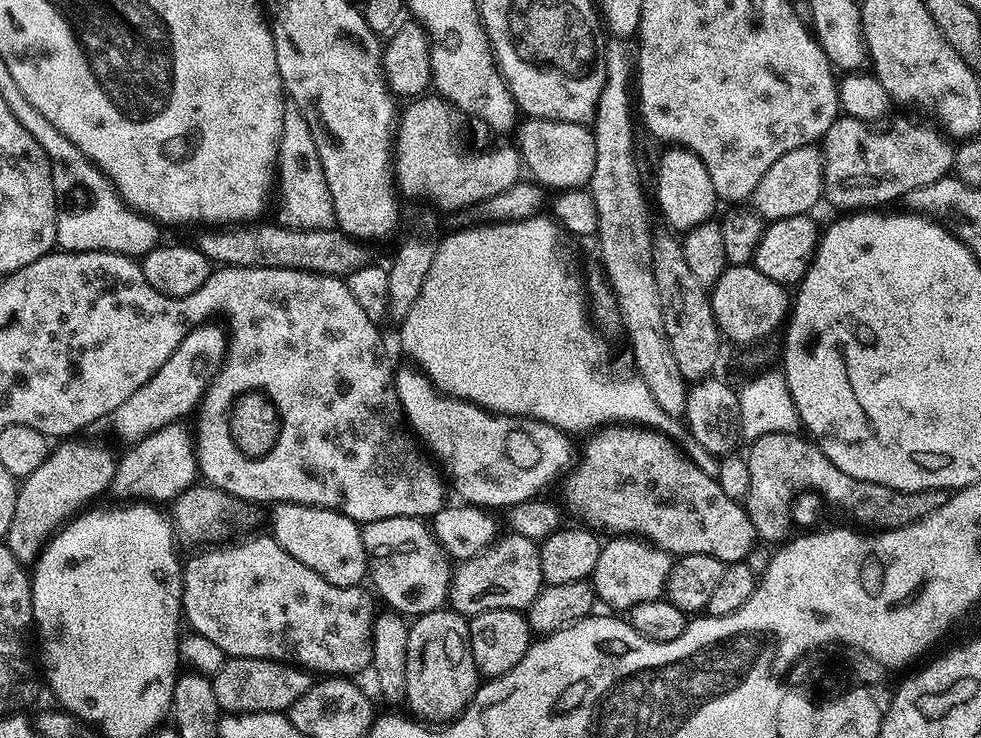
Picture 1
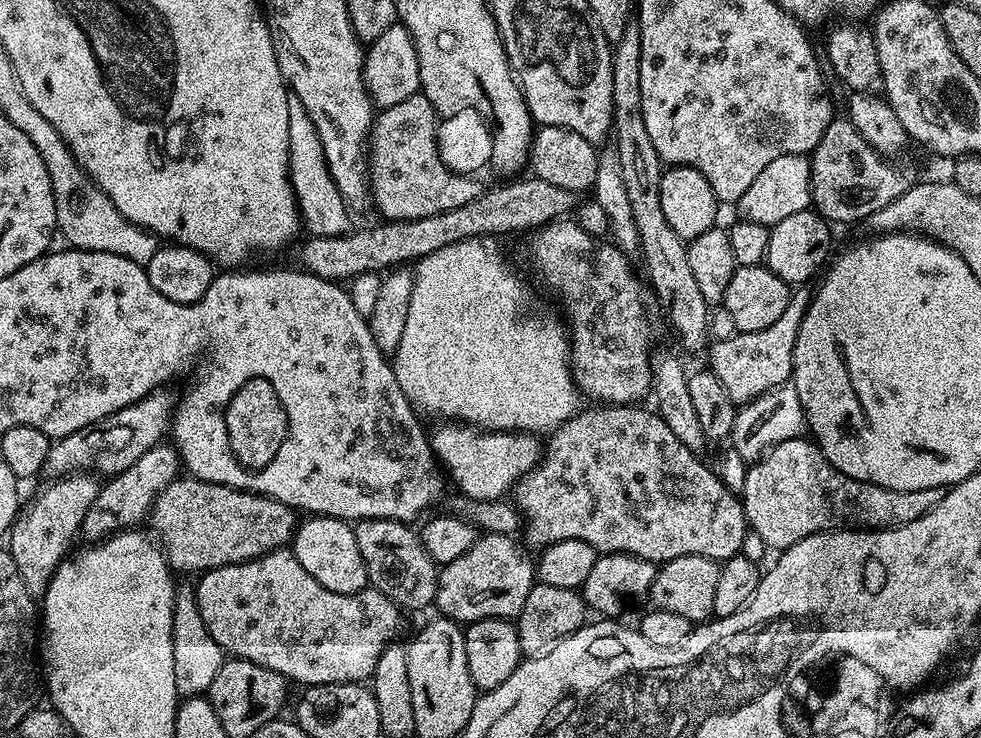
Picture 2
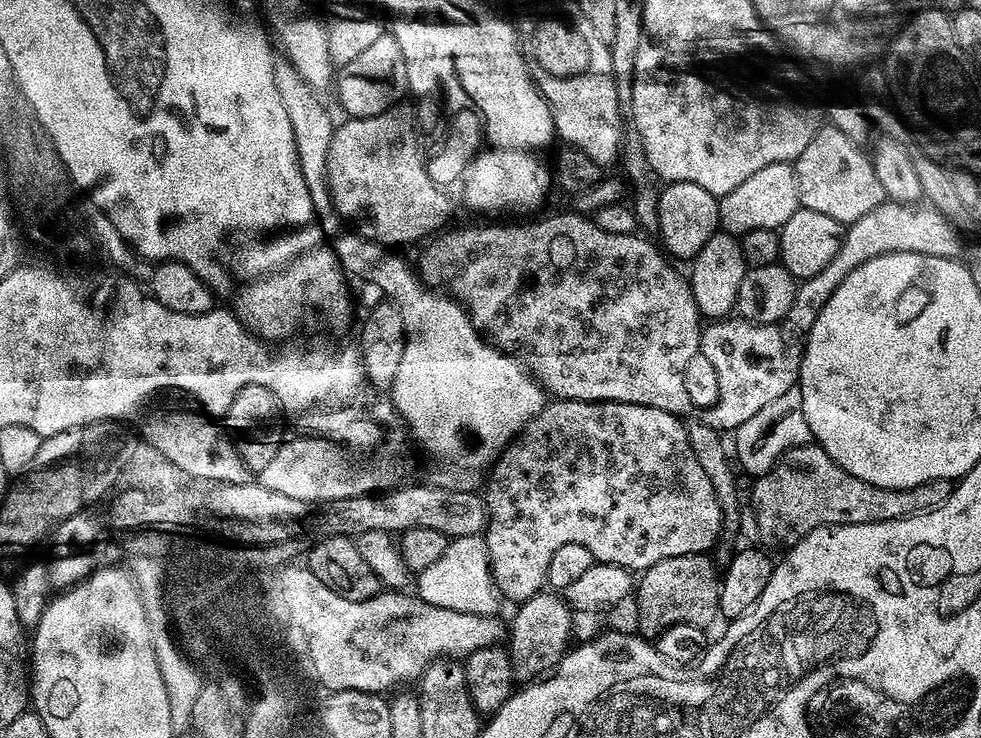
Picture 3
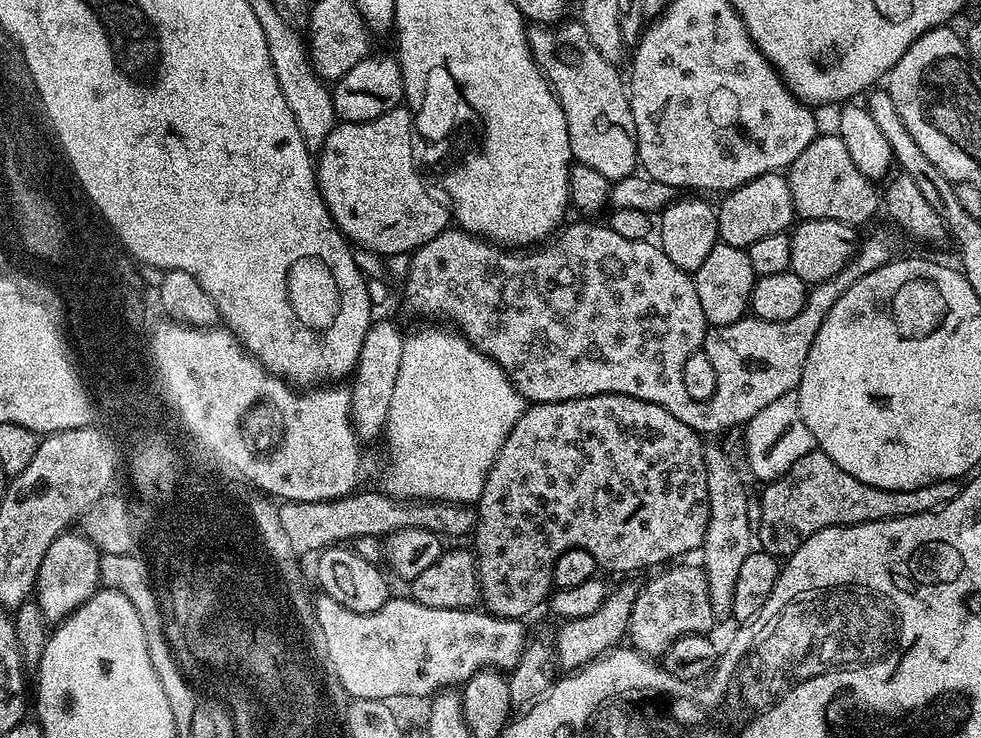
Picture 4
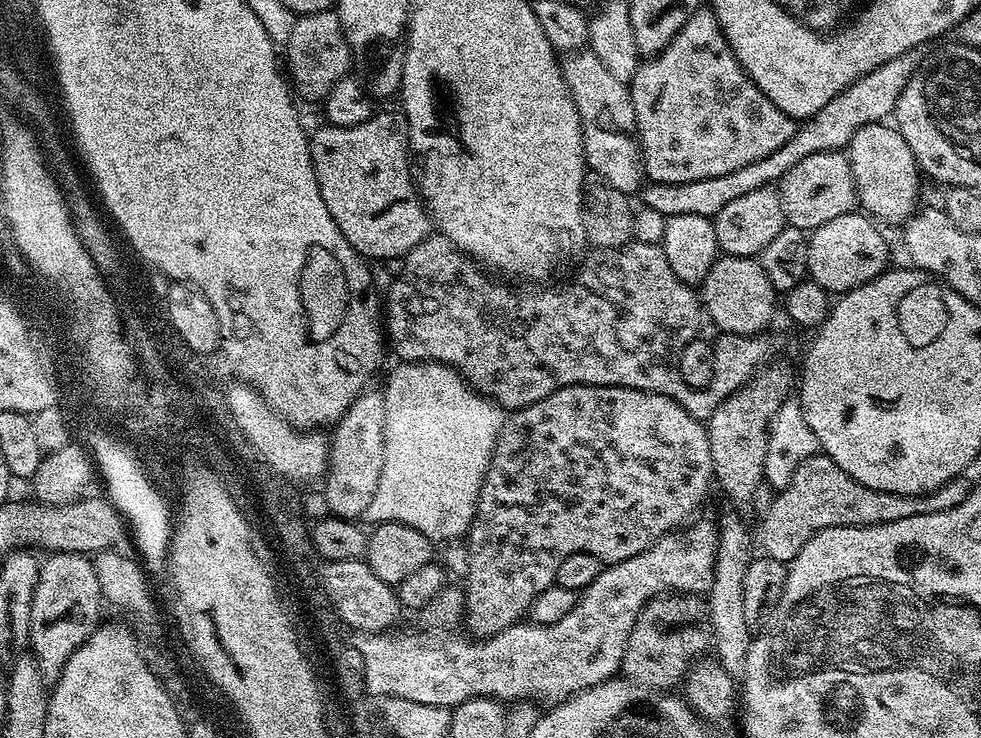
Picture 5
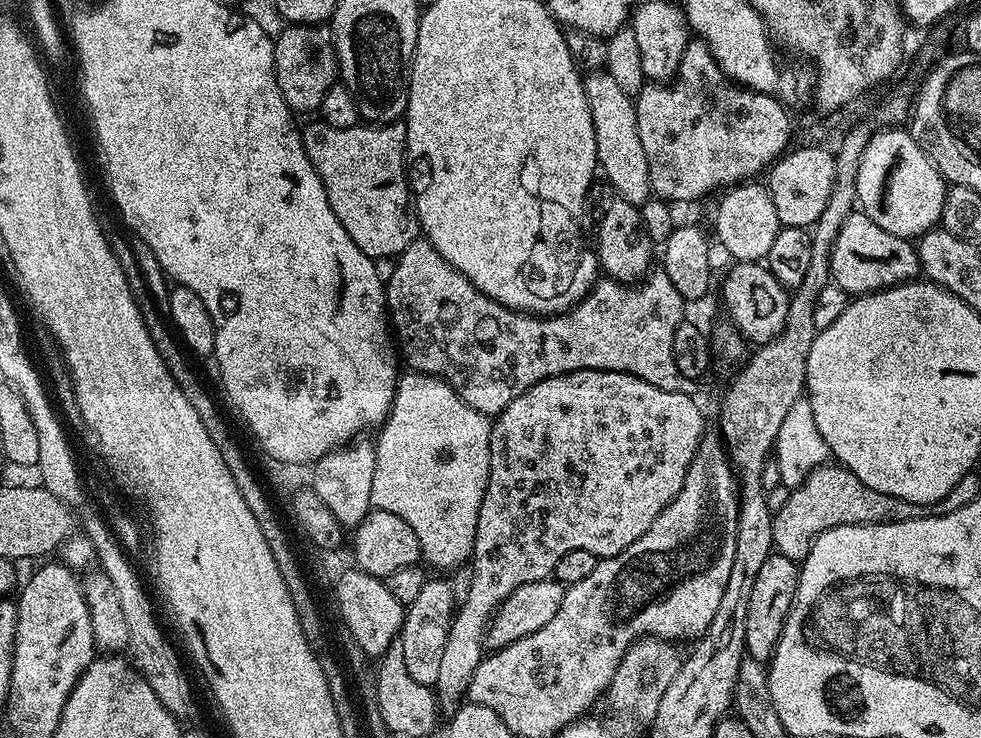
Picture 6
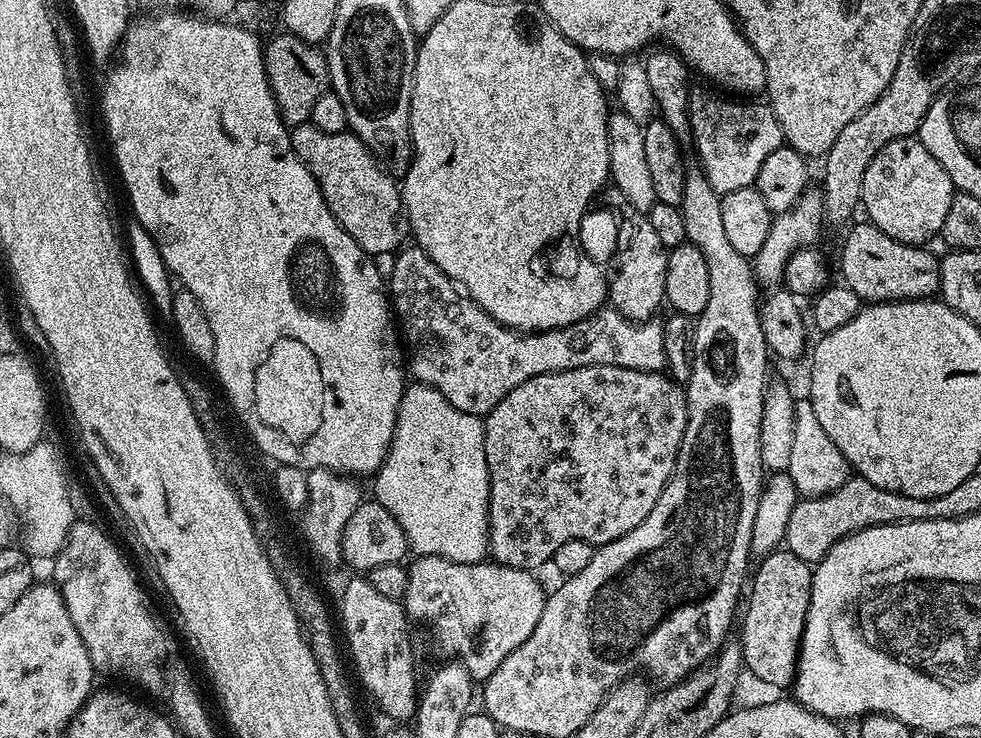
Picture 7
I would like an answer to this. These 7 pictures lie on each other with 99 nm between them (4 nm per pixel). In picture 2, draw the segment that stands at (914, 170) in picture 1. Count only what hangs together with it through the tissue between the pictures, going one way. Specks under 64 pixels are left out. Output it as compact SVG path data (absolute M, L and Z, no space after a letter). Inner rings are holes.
M834 118L830 126L826 126L826 134L818 142L818 146L810 154L812 161L812 204L815 211L819 212L825 220L835 222L835 220L860 220L867 221L874 210L882 210L886 202L894 202L898 194L902 194L911 184L917 183L918 176L915 176L908 168L899 168L896 162L889 163L885 157L877 154L854 130L852 121L847 118Z

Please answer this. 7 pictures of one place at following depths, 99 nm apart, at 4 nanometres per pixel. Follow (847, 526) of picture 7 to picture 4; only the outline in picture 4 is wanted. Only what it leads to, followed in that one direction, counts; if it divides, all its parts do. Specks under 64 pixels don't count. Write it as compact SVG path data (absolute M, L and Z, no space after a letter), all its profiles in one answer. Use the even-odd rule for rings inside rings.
M808 450L805 451L802 458L798 458L798 462L794 462L794 466L790 466L790 470L786 470L786 474L781 476L775 482L768 482L763 485L764 493L760 496L760 516L758 512L758 544L763 551L770 553L774 557L787 558L798 550L798 546L802 546L802 542L806 542L806 538L810 538L818 530L823 528L837 528L843 524L865 524L866 522L882 522L883 520L893 520L894 518L906 518L904 514L904 494L906 490L882 490L878 486L870 486L866 482L858 482L858 478L854 478L854 474L846 474L846 470L842 470L842 466L838 466L838 462L834 462L822 451Z

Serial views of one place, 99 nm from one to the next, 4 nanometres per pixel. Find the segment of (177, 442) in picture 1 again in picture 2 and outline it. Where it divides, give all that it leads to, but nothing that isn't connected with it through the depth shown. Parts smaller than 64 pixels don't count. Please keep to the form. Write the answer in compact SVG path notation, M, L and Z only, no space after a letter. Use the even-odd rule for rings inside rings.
M161 442L155 444L150 450L146 450L146 454L142 454L142 458L134 462L134 466L122 470L122 474L101 483L100 492L94 498L90 510L86 510L86 518L82 518L80 530L83 539L86 538L85 541L92 542L97 538L104 538L109 534L139 525L136 523L143 516L145 519L149 515L158 494L177 479L179 468L182 468L180 453L171 443Z

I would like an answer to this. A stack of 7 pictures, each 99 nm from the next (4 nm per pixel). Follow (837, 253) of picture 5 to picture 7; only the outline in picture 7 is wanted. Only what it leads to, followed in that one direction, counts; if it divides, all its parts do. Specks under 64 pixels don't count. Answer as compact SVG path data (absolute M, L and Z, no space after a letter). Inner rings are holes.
M871 222L853 223L840 248L840 272L843 283L861 302L890 304L894 300L926 300L940 291L940 260L929 249L903 244L890 234L875 228Z

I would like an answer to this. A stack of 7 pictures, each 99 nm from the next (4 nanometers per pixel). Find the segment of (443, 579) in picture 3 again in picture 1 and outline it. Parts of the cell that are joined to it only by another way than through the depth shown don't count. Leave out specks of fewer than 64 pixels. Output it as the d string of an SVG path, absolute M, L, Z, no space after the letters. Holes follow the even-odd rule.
M508 534L505 540L504 537L497 539L487 551L463 561L455 569L452 575L450 608L465 618L474 617L486 610L526 610L538 598L543 587L545 583L539 543L530 538Z

